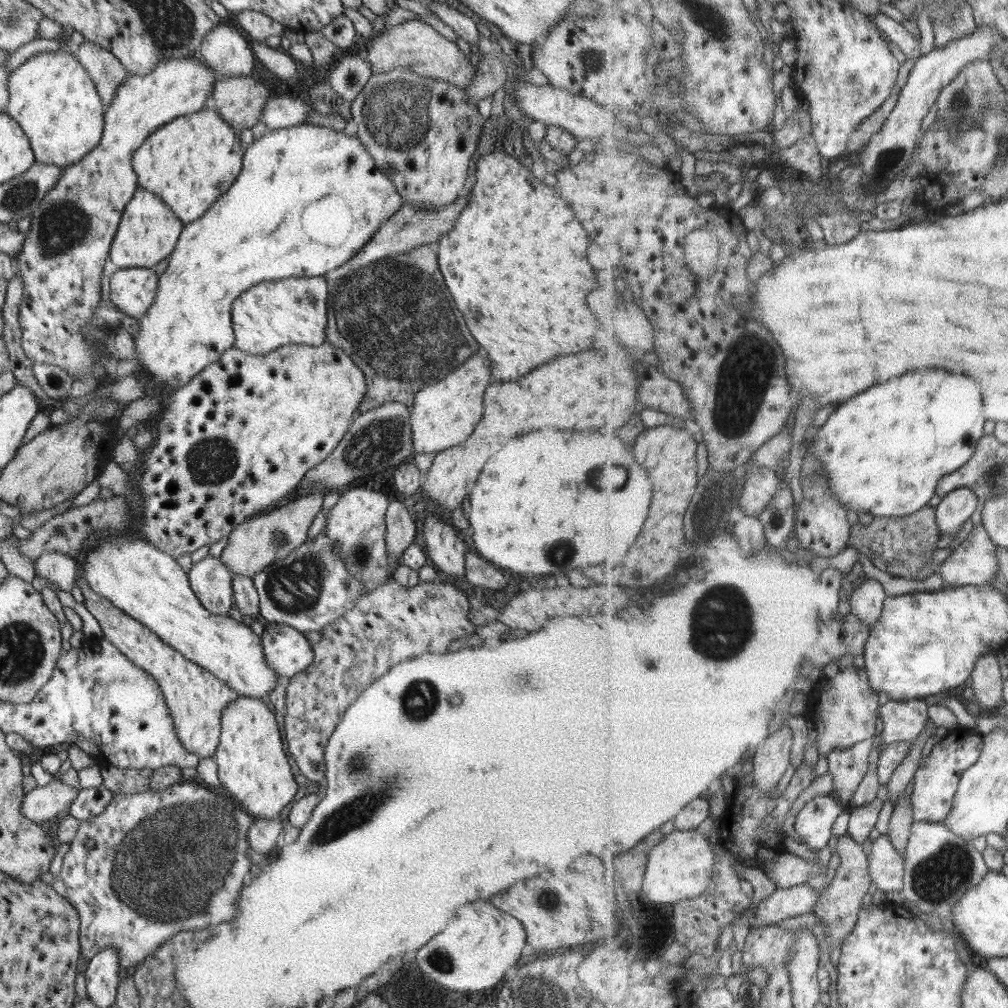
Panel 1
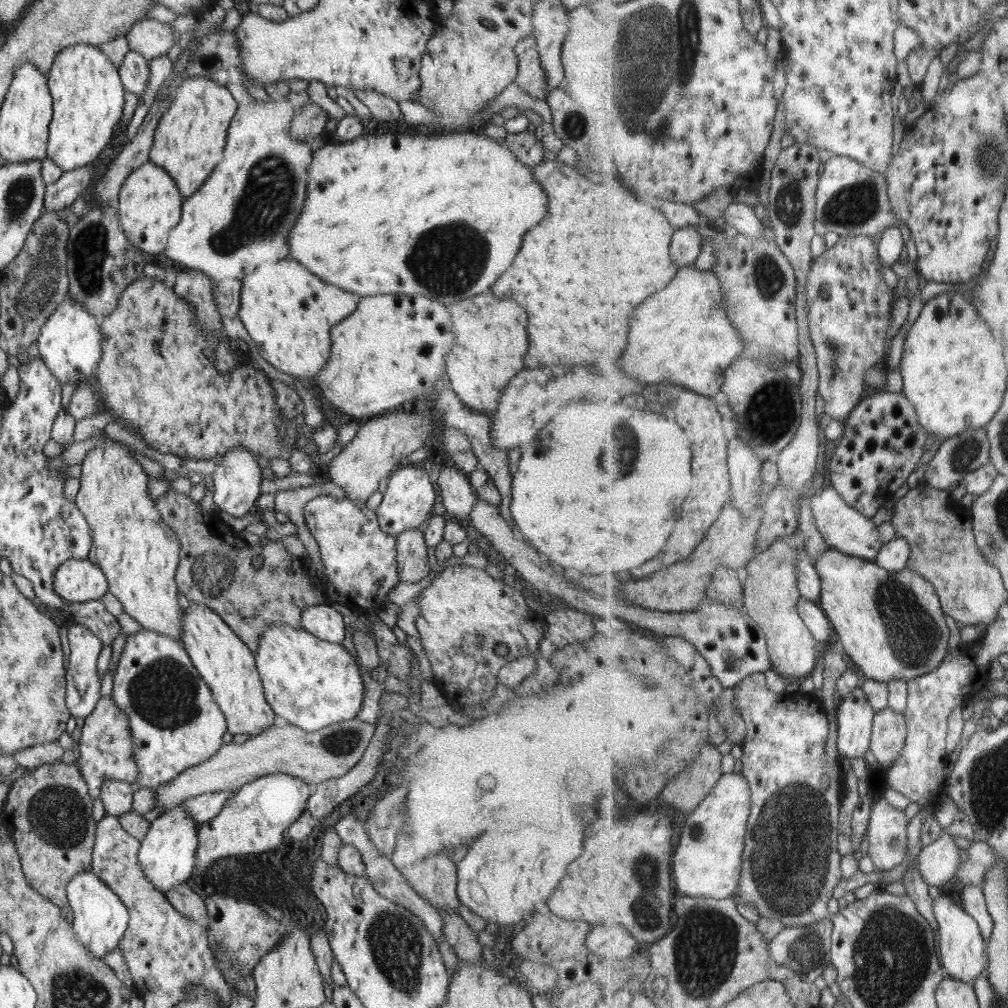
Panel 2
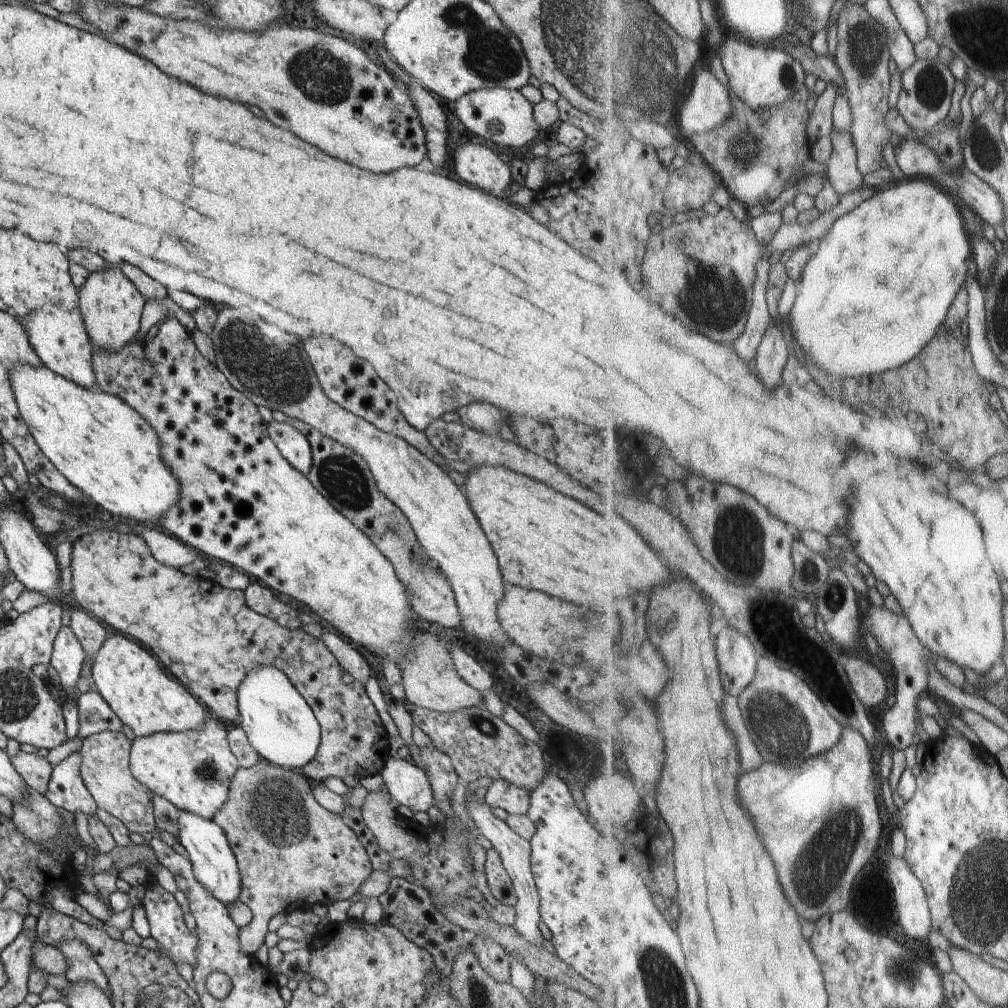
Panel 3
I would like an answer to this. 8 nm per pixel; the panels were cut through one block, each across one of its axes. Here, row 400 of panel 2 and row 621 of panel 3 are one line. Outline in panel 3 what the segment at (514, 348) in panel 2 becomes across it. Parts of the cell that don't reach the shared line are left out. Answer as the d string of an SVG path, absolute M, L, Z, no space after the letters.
M221 306L218 307L217 314L218 318L211 334L212 344L216 350L215 366L226 376L228 382L243 396L246 396L252 405L266 406L273 412L282 412L286 416L308 424L311 428L316 428L322 432L322 435L344 444L354 452L358 452L358 455L366 460L367 468L370 468L372 472L378 491L402 510L423 552L438 565L446 580L449 581L461 616L461 628L487 646L494 646L498 652L503 649L508 636L500 626L497 606L503 597L506 584L490 541L481 529L468 499L462 494L460 487L454 483L449 473L418 452L414 446L410 446L406 440L374 427L374 424L354 416L352 412L328 400L311 368L304 346L298 338L268 324L260 316L254 316L254 312L246 306L242 308Z

